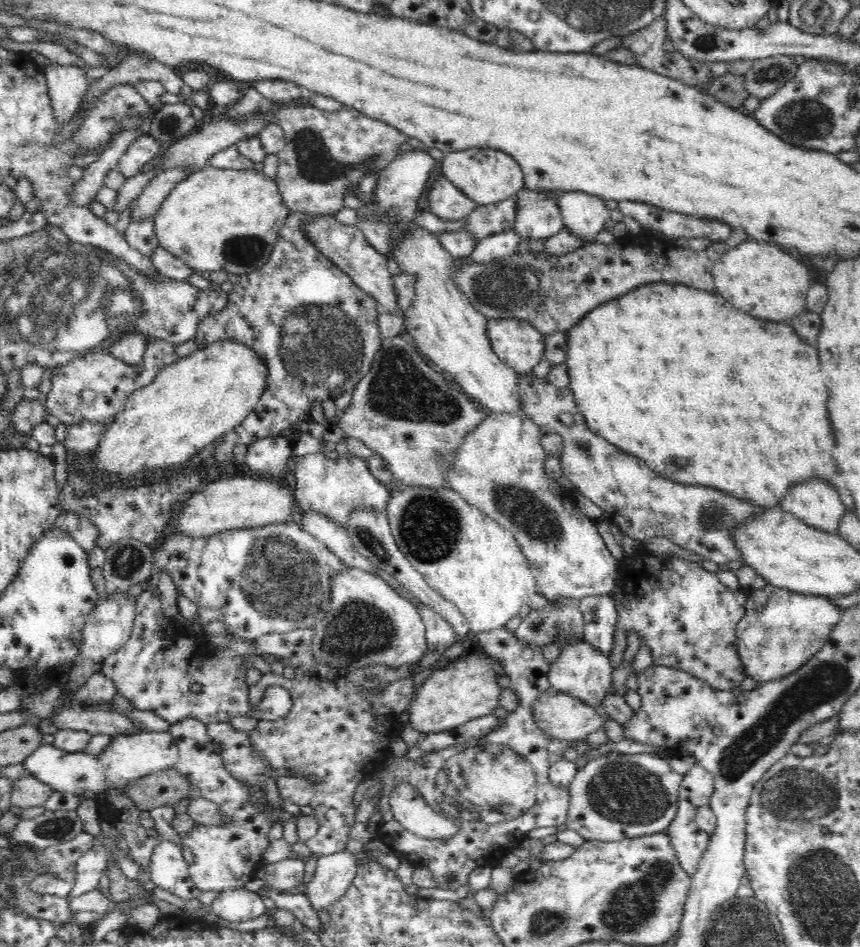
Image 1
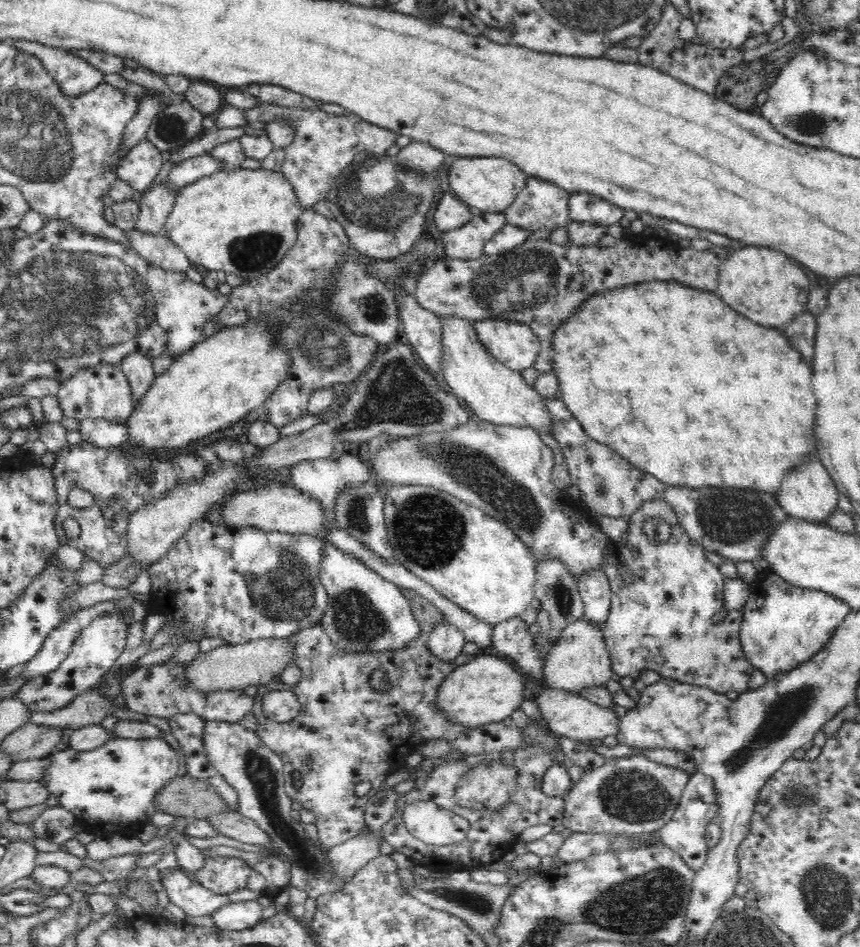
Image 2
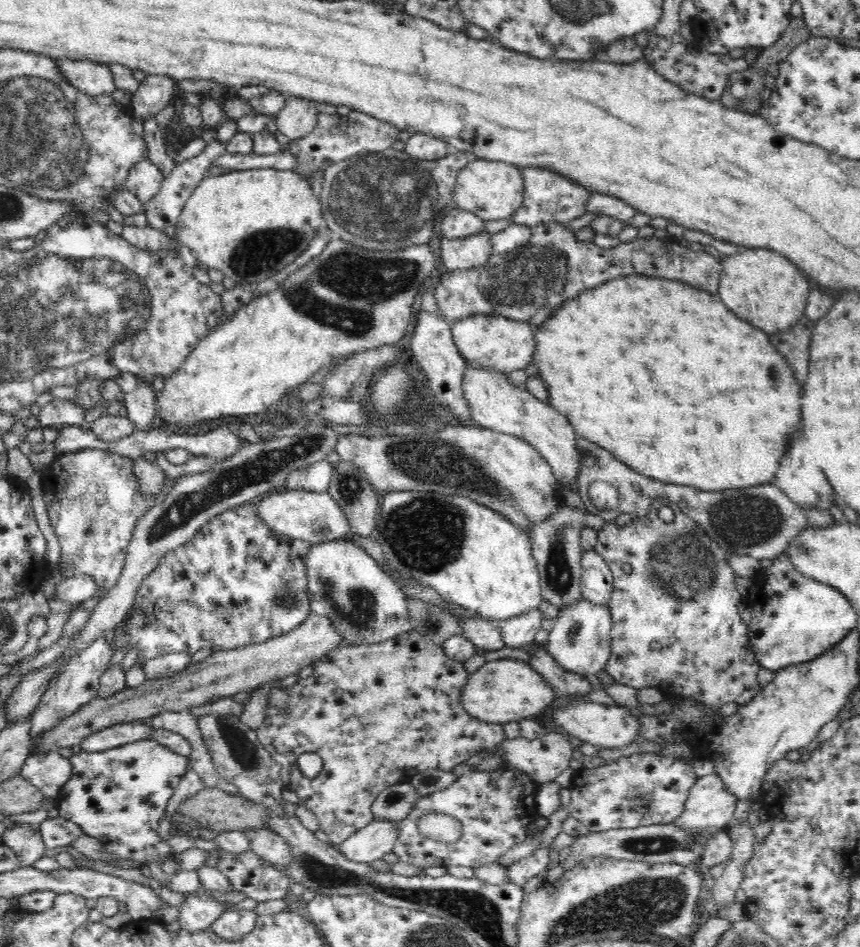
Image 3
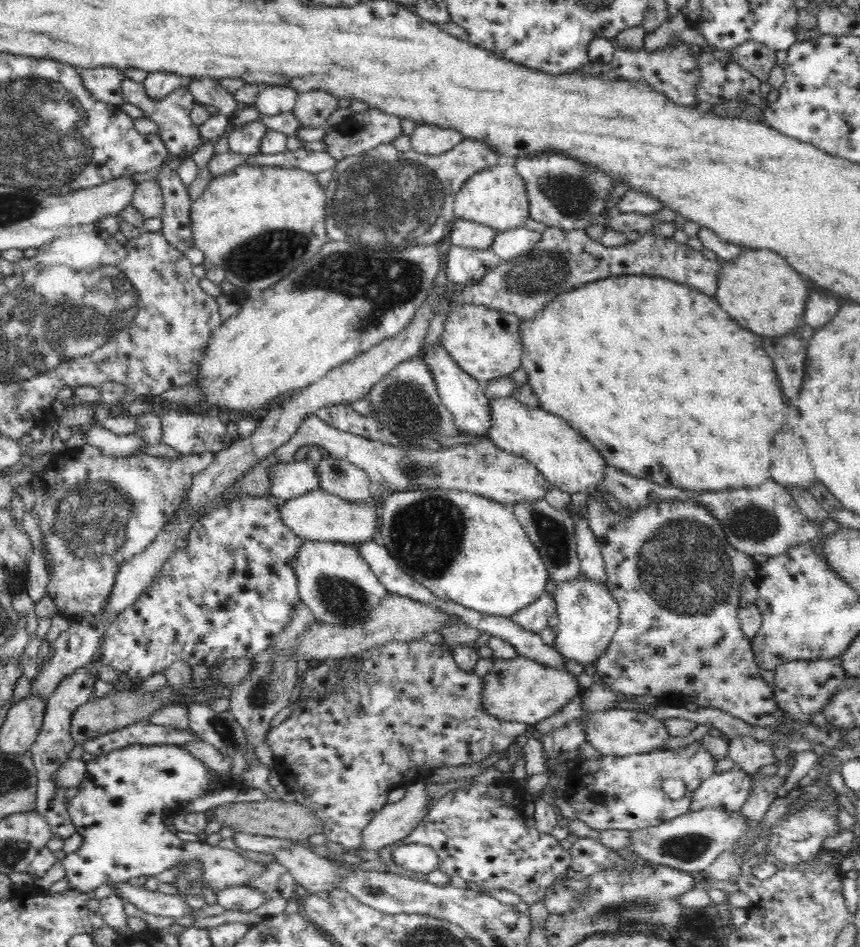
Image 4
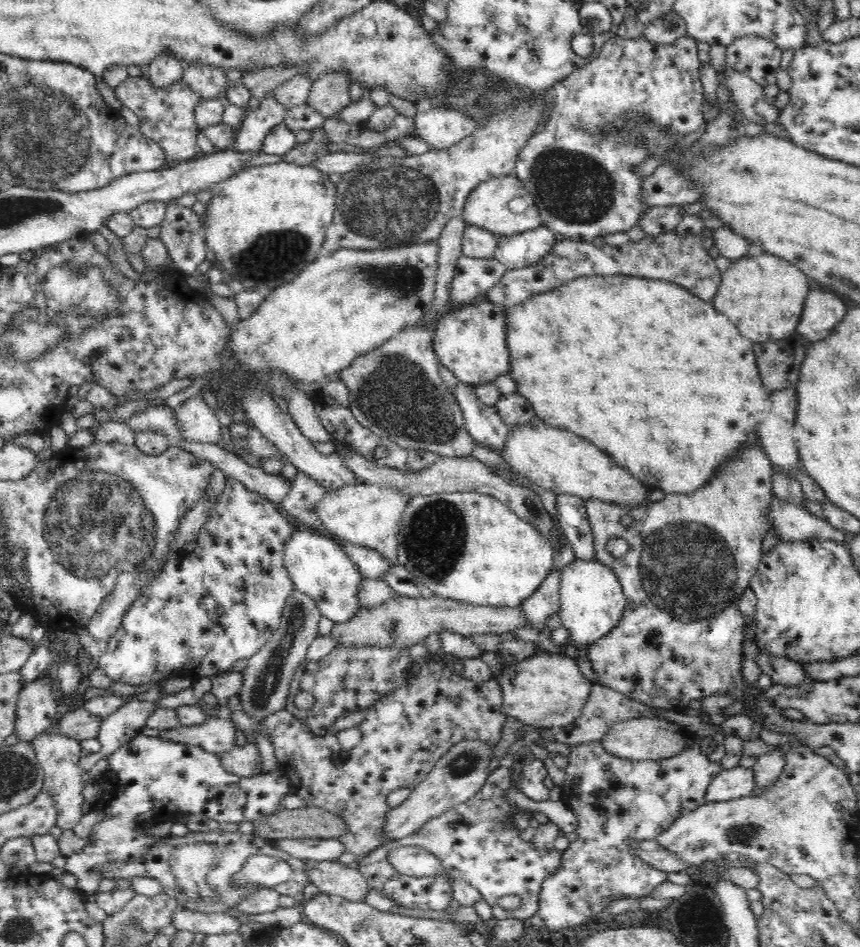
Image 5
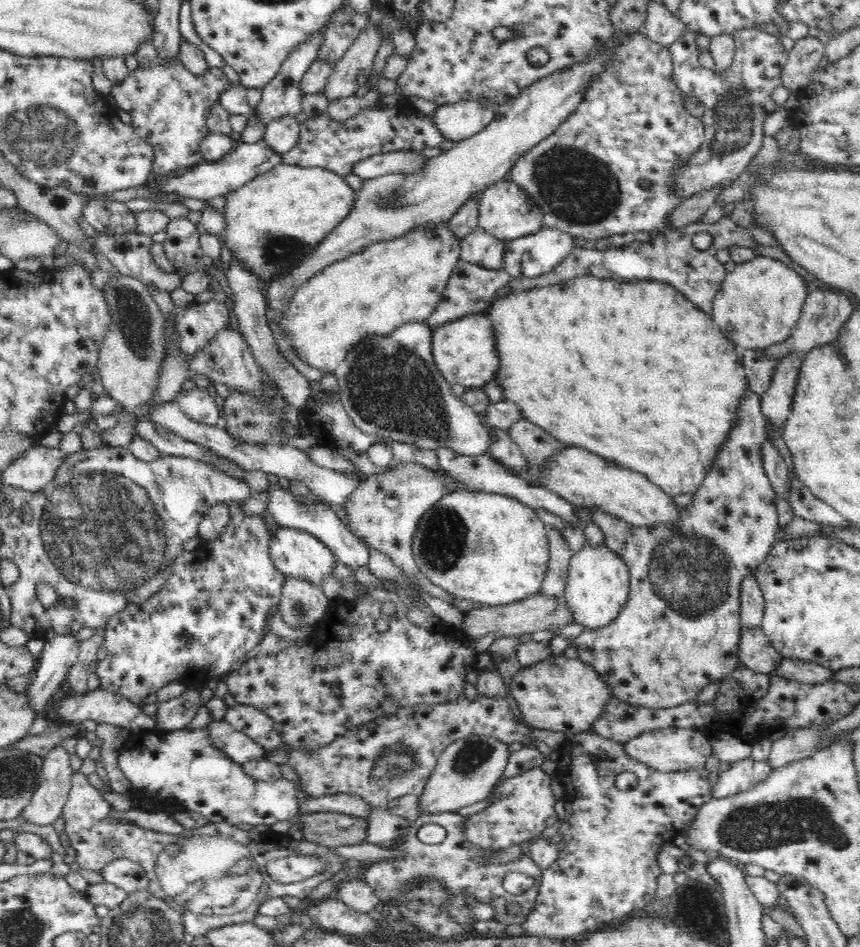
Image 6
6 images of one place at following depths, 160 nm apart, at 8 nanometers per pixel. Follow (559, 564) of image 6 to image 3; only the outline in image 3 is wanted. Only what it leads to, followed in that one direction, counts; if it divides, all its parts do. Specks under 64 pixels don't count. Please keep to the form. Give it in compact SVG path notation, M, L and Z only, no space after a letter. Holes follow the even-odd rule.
M539 609L531 610L523 615L513 616L501 621L502 640L506 648L525 648L533 643L538 629L542 628L544 619Z

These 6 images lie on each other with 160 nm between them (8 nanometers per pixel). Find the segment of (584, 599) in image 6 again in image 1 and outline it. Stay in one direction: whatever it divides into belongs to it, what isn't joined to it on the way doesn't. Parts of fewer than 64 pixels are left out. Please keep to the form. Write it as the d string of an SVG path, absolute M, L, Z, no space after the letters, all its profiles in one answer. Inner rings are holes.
M588 641L570 644L561 649L560 656L554 664L550 665L550 684L556 691L561 691L569 696L579 699L595 710L600 710L606 699L609 686L612 682L612 664L608 656L598 652Z

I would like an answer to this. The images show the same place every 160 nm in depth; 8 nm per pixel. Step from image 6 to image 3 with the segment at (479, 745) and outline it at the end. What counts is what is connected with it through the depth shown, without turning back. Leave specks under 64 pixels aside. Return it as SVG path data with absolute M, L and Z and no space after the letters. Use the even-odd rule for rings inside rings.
M373 820L341 842L338 849L350 862L370 865L384 854L393 852L397 836L396 822L392 824L387 820Z

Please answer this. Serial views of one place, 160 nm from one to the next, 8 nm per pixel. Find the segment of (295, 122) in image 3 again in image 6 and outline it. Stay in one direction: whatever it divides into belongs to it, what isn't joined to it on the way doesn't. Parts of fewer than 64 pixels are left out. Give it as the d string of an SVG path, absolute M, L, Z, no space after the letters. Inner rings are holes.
M365 28L360 32L344 56L333 64L334 70L321 90L328 102L356 94L356 90L369 81L372 67L376 64L375 54L381 44L375 28Z

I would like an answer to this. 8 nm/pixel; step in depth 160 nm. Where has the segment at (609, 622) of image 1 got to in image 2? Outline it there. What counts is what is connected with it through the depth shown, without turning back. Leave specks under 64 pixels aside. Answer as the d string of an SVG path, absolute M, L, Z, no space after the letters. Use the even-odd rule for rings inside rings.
M602 571L586 572L578 580L583 600L583 618L596 628L604 630L611 608L611 590L608 579Z

